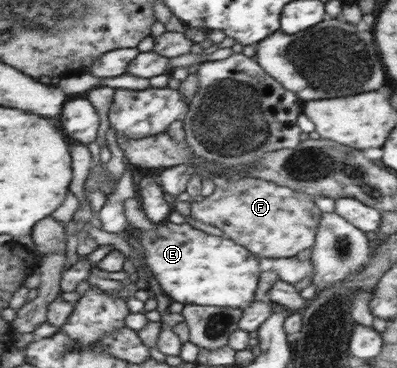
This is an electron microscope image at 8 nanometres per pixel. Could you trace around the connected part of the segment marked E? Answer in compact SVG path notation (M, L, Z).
M165 221L161 226L151 230L139 231L142 245L146 254L147 265L156 275L165 295L173 301L182 304L209 305L216 307L237 307L246 308L254 302L254 293L258 289L260 273L262 272L262 262L260 258L253 254L247 246L240 245L226 235L214 236L204 231L195 229L188 223L176 225Z

